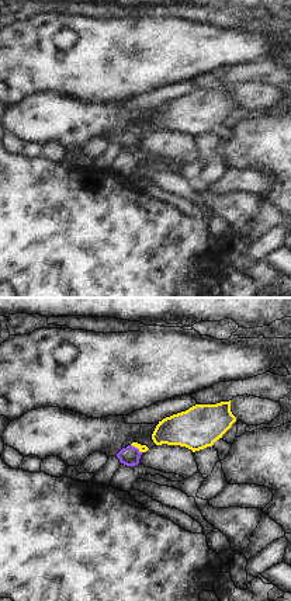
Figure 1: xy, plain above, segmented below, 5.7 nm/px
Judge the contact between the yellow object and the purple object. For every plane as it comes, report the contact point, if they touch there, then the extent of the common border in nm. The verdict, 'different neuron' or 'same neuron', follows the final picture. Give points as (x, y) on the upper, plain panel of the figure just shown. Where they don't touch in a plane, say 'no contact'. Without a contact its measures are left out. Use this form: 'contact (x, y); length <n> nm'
contact (137, 132); length 80 nm

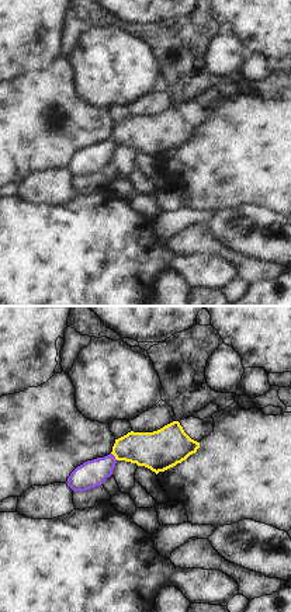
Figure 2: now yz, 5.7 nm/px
contact (114, 141); length 60 nm

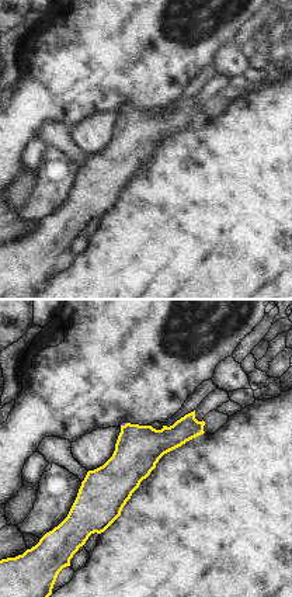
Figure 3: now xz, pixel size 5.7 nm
contact (125, 110); length 40 nm

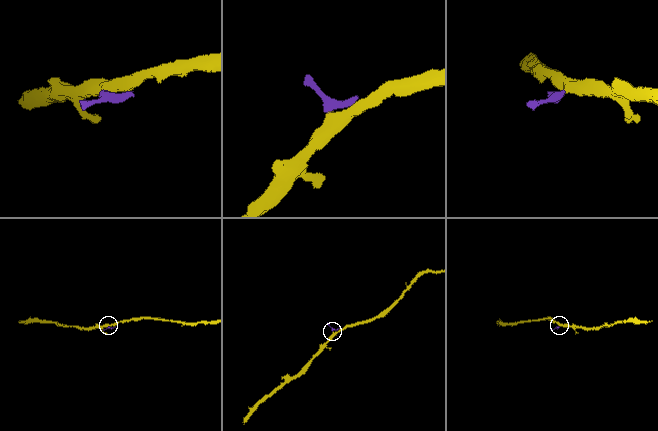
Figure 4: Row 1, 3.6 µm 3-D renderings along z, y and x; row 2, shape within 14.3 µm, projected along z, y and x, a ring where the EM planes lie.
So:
different neuron

